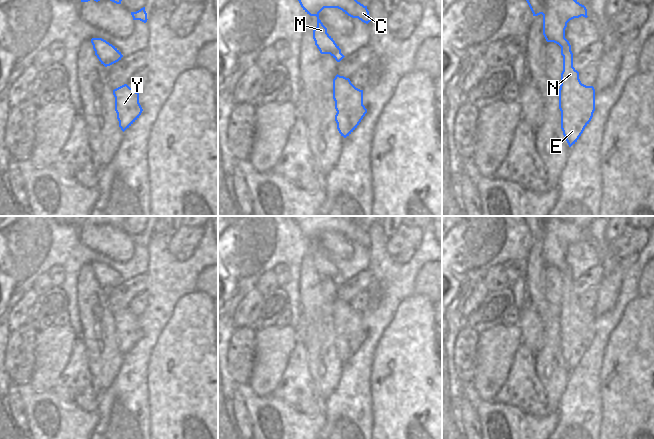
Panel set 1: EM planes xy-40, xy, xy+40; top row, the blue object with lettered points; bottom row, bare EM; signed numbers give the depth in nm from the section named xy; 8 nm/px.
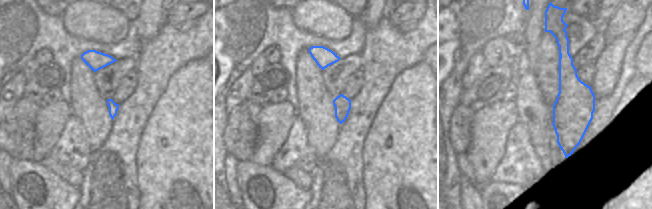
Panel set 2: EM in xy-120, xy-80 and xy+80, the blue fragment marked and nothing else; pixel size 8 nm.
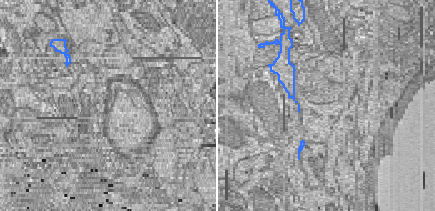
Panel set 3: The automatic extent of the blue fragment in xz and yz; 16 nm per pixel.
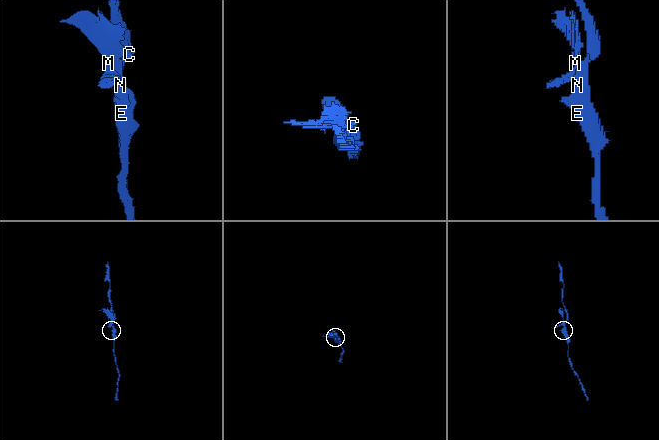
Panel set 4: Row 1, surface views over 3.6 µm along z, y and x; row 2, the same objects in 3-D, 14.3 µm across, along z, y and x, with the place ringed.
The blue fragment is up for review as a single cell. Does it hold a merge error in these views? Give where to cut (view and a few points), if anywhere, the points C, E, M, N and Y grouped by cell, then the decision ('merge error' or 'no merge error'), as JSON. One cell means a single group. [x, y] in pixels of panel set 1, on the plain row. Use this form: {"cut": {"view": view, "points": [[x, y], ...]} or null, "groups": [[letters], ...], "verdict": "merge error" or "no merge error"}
{"cut": {"view": "xy+40", "points": [[565, 262], [565, 278], [563, 280]]}, "groups": [["C", "M"], ["E", "N", "Y"]], "verdict": "merge error"}

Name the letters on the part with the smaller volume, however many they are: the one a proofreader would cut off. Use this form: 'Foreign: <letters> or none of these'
Foreign: C, M

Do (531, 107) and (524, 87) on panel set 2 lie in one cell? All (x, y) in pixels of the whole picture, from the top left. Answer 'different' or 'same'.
same

